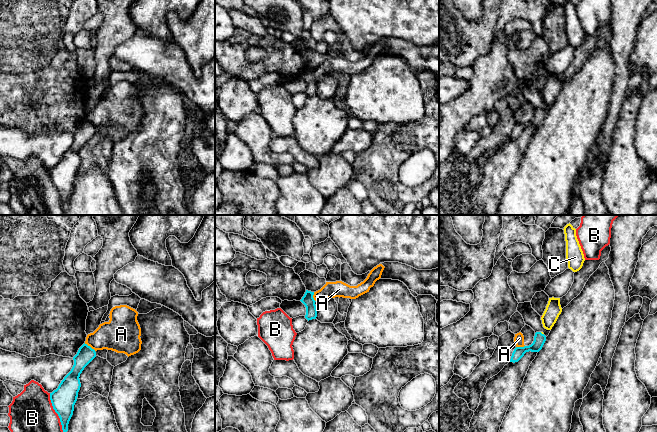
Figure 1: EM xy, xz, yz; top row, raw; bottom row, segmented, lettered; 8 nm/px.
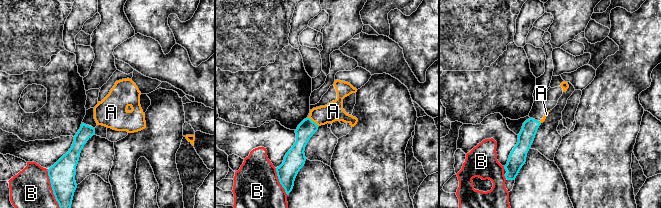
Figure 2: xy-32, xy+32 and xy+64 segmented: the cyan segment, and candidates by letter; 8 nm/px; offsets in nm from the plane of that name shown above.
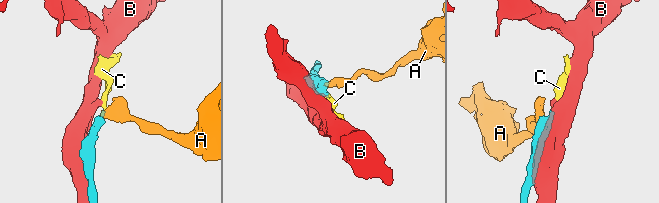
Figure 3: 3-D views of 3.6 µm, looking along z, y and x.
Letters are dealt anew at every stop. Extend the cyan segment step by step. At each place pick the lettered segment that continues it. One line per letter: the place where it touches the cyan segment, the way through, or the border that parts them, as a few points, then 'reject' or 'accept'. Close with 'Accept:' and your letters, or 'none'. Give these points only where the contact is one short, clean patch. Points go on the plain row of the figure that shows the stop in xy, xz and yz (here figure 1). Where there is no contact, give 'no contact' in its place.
A: contact xy (89, 122); border xy (84, 119), (95, 126); reject
B: contact xy (57, 189); reject
C: contact yz (541, 109); way yz (539, 115), (541, 109), (541, 108); accept
Accept: C

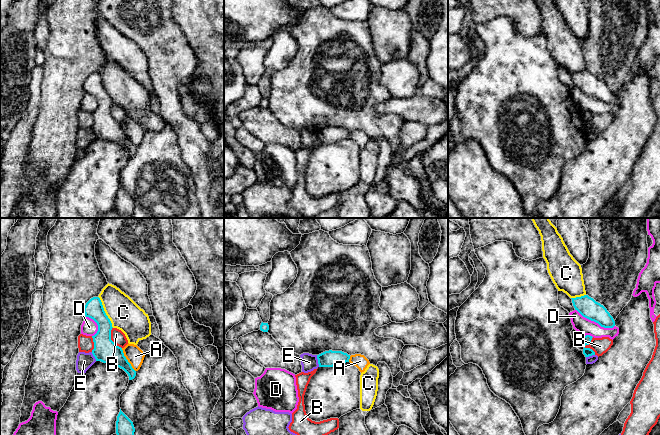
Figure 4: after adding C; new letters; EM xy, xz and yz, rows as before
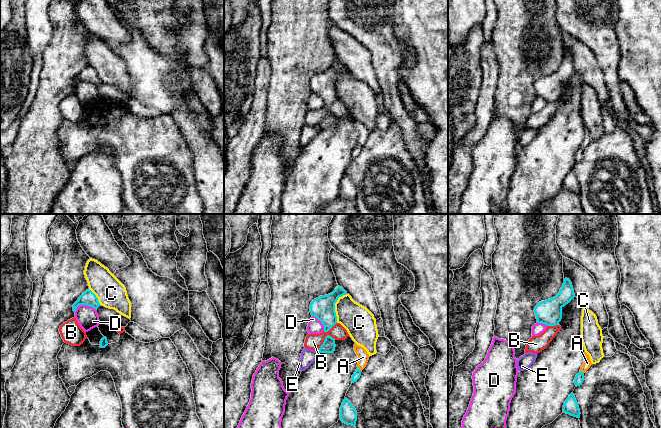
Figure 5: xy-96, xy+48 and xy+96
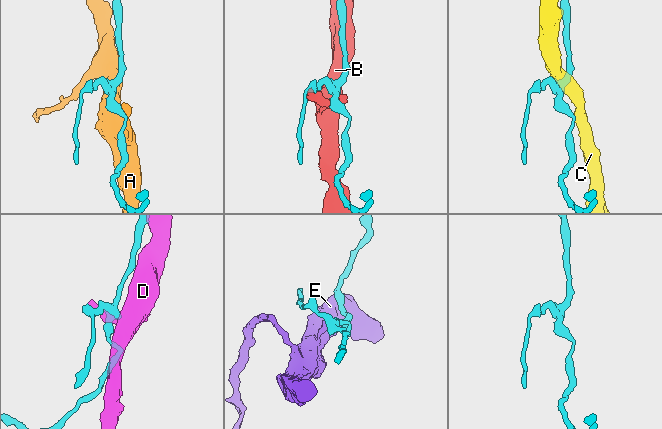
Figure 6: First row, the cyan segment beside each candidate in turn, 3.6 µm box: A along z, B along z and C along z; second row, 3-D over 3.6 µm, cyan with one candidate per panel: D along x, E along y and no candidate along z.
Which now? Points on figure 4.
A: contact xy (127, 136); border xy (121, 124), (125, 134), (135, 147); reject
B: contact yz (586, 124); reject
C: contact xy (104, 88); border xy (98, 72), (103, 86), (113, 103); reject
D: contact yz (595, 97); reject
E: contact xz (318, 137); border xz (316, 131), (319, 142); reject
Accept: none

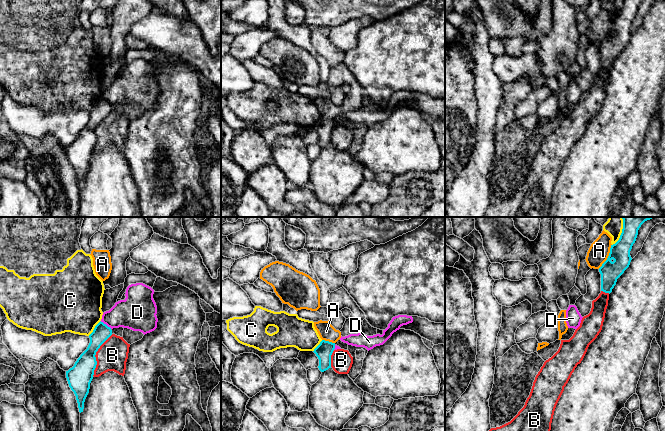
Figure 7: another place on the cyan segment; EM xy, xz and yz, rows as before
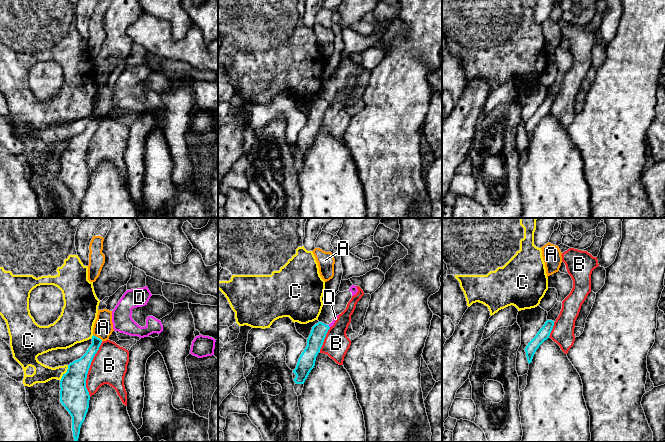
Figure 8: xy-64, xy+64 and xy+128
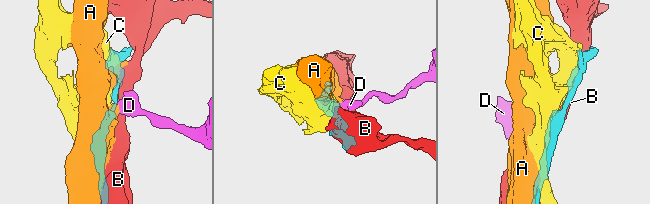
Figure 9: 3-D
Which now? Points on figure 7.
A: contact yz (608, 32); reject
B: contact xy (95, 130); reject
C: contact yz (620, 11); reject
D: contact xy (105, 100); border xy (100, 97), (111, 104); reject
Accept: none

